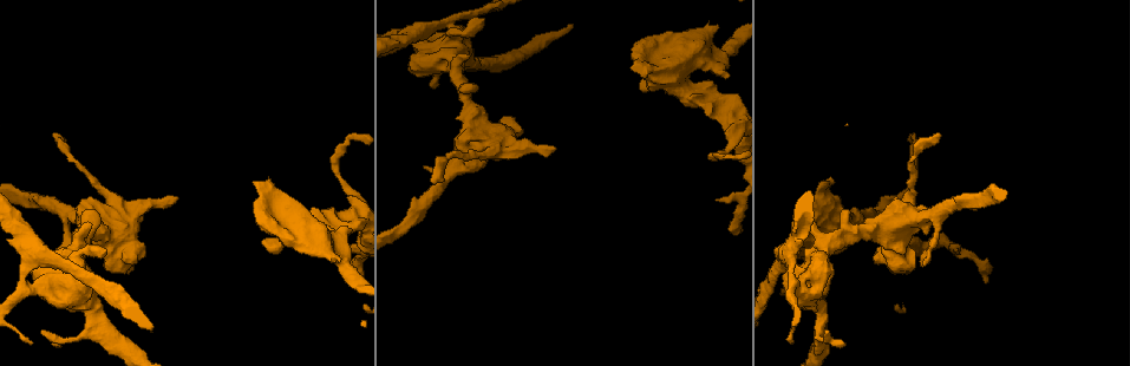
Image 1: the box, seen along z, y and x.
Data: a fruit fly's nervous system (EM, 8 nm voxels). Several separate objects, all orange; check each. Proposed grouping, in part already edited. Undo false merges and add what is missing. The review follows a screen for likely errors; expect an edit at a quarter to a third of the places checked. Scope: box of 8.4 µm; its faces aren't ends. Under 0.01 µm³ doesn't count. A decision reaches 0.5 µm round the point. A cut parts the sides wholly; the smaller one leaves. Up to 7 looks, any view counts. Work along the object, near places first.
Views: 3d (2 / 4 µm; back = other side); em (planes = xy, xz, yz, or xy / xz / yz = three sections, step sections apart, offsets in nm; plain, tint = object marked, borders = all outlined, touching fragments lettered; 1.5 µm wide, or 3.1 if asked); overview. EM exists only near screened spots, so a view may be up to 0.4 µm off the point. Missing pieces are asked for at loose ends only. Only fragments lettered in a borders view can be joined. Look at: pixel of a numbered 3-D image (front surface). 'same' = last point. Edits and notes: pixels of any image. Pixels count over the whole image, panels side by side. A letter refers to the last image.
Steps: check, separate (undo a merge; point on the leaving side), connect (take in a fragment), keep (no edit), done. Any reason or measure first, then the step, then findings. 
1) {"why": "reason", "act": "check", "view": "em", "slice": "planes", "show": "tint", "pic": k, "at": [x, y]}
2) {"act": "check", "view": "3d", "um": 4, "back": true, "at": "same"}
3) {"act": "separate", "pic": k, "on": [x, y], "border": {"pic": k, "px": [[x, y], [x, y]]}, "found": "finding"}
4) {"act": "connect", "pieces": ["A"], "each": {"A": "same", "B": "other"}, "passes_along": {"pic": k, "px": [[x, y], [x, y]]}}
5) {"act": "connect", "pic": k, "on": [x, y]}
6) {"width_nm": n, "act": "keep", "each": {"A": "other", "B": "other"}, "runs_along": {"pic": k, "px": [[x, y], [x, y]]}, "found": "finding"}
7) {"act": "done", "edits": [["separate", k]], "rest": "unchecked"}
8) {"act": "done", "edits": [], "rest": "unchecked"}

{"why": "free end", "act": "check", "view": "3d", "um": 2, "pic": 1, "at": [716, 199]}

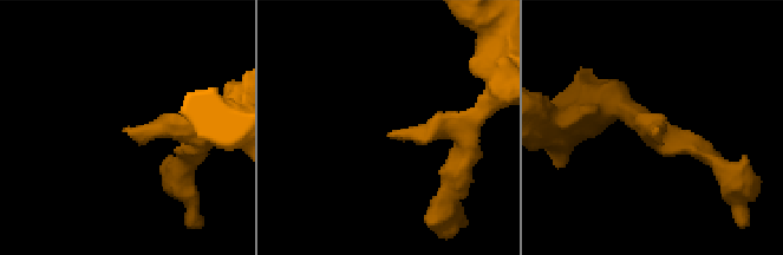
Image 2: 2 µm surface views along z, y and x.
{"act": "check", "view": "em", "slice": "xy", "step": 4, "show": "borders", "pic": 2, "at": [392, 132]}

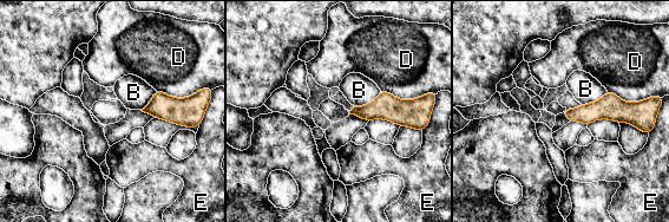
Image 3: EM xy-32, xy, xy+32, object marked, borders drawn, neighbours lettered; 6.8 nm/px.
{"act": "check", "view": "em", "slice": "planes", "show": "borders", "at": "same"}

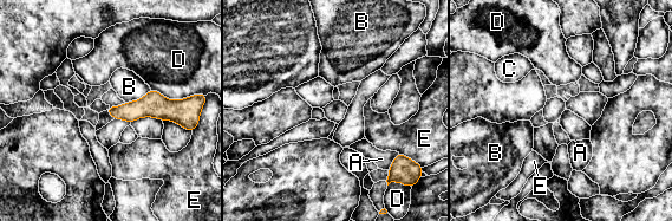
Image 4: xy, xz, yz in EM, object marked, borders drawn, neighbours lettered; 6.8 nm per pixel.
{"act": "keep", "each": {"A": "other", "B": "other", "C": "other", "D": "other", "E": "other"}, "runs_along": {"pic": 4, "px": [[180, 105], [175, 108], [110, 110]]}, "found": "none of them fits"}

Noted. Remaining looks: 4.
{"why": "branch stops here", "act": "check", "view": "3d", "um": 4, "pic": 1, "at": [729, 75]}

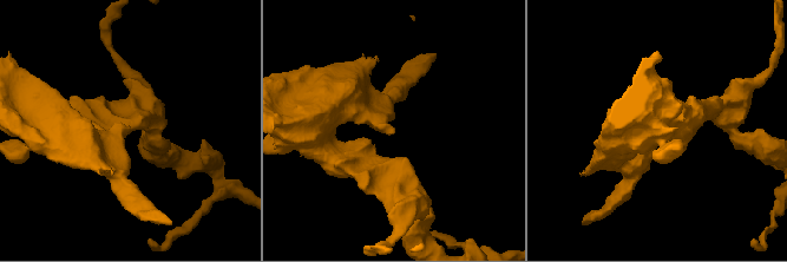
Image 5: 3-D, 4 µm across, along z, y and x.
{"why": "now the EM", "act": "check", "view": "em", "slice": "planes", "show": "borders", "pic": 5, "at": [127, 127]}

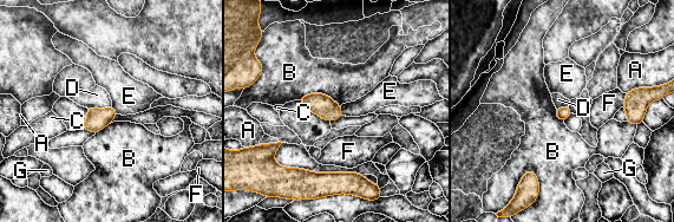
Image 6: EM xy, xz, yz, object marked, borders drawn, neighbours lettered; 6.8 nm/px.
{"act": "keep", "each": {"A": "other", "B": "other", "C": "other", "D": "other", "E": "other", "F": "other", "G": "other"}, "found": "none of them fits"}

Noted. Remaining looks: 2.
{"why": "stops while still wide", "act": "check", "view": "3d", "um": 4, "pic": 1, "at": [914, 260]}

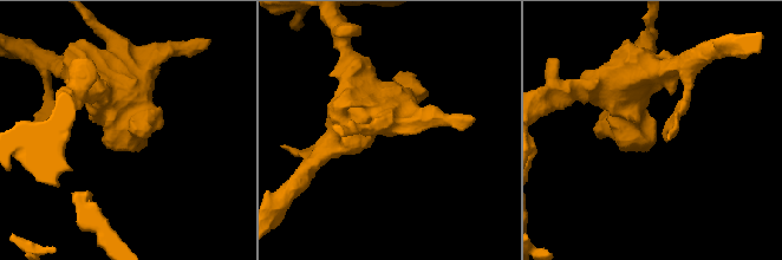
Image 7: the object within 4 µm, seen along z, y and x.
{"why": "need the tissue", "act": "check", "view": "em", "slice": "yz", "step": 8, "show": "borders", "pic": 7, "at": [652, 135]}

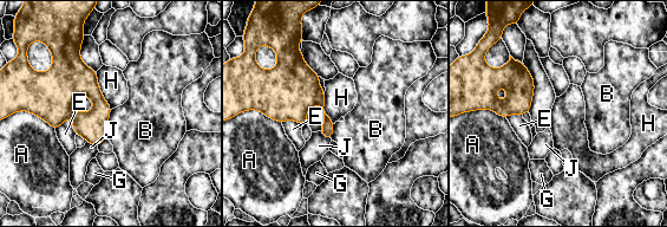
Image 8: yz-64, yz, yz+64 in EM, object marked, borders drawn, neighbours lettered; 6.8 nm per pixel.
{"act": "keep", "each": {"A": "other", "B": "other", "E": "other", "G": "other", "H": "other", "J": "other"}, "border": {"pic": 8, "px": [[112, 109], [105, 137]]}, "found": "none of them fits"}

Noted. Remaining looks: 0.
{"act": "done", "edits": [], "rest": "unchecked"}

